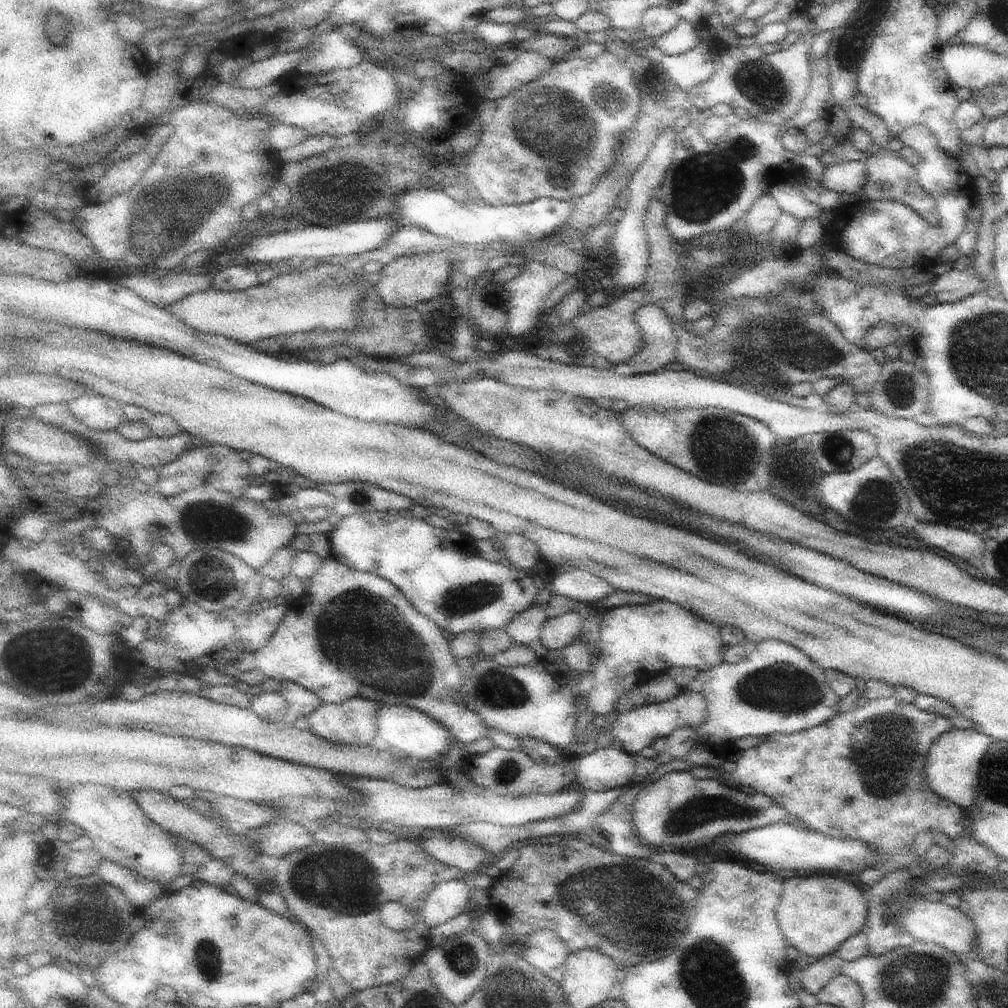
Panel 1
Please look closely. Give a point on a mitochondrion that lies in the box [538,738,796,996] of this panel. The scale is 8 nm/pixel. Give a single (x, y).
(602, 899)

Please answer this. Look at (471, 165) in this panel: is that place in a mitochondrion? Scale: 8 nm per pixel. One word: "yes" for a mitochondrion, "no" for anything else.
no

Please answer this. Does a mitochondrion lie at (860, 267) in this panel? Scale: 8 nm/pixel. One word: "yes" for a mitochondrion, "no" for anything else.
no

